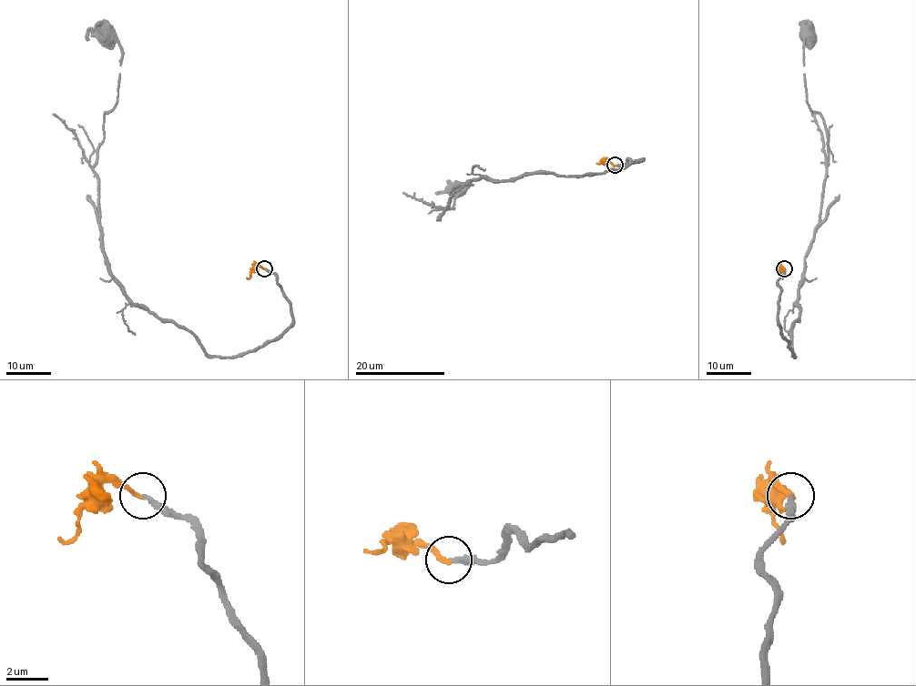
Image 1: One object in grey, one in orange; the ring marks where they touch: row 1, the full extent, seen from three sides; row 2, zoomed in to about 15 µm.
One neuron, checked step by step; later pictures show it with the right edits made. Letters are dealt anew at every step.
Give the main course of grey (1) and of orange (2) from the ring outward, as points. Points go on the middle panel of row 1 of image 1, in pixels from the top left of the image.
1: (615, 166), (643, 158), (582, 176), (475, 178), (456, 186), (444, 209), (452, 209), (472, 185), (457, 189)
2: (615, 166), (606, 161), (596, 163)

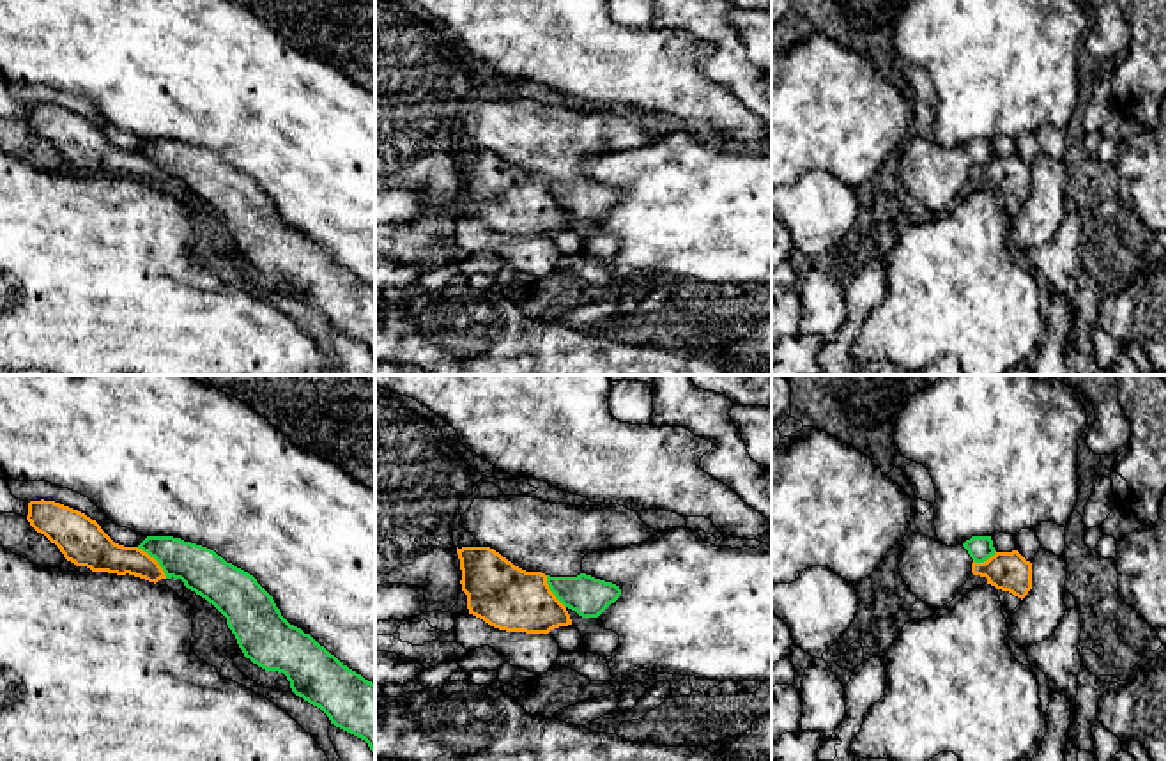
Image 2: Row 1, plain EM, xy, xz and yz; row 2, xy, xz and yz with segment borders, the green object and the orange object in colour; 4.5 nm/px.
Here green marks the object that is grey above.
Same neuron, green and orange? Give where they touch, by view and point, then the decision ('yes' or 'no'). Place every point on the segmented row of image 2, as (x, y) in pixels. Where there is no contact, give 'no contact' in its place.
xy (154, 558) | no

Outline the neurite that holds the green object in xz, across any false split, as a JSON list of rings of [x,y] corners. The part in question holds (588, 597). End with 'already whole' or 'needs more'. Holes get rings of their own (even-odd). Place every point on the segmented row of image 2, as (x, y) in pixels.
[[[526,496],[474,499],[460,526],[526,572],[542,572],[556,598],[582,618],[598,618],[621,589],[582,572],[588,554],[655,538],[635,511],[619,504],[572,506]]]; needs more

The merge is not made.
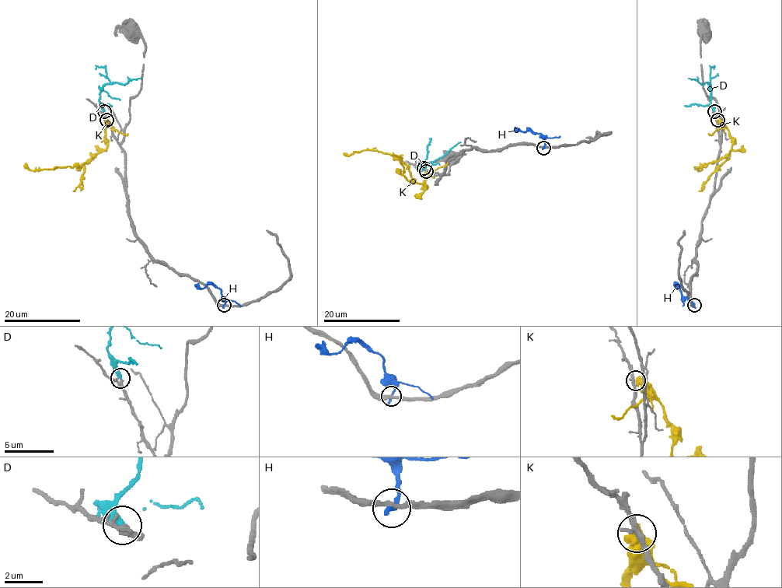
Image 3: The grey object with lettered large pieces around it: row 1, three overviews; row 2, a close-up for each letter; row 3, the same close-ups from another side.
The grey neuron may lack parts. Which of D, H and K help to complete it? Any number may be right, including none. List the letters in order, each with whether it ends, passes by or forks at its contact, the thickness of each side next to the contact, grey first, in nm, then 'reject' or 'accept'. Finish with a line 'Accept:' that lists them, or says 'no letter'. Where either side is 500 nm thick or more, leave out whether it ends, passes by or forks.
D: it ends; calibres 240 and 320 nm; accept
H: it ends; calibres 280 and 280 nm; reject
K: calibres 280 and 650 nm; reject
Accept: D

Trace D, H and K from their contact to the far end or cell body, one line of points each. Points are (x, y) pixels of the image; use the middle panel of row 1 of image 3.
D: (424, 168), (419, 164), (432, 162), (461, 142)
H: (544, 147), (545, 139), (539, 133), (530, 130), (524, 132), (514, 127)
K: (427, 171), (425, 185), (418, 183), (411, 176), (408, 167), (391, 155), (373, 150), (344, 154)

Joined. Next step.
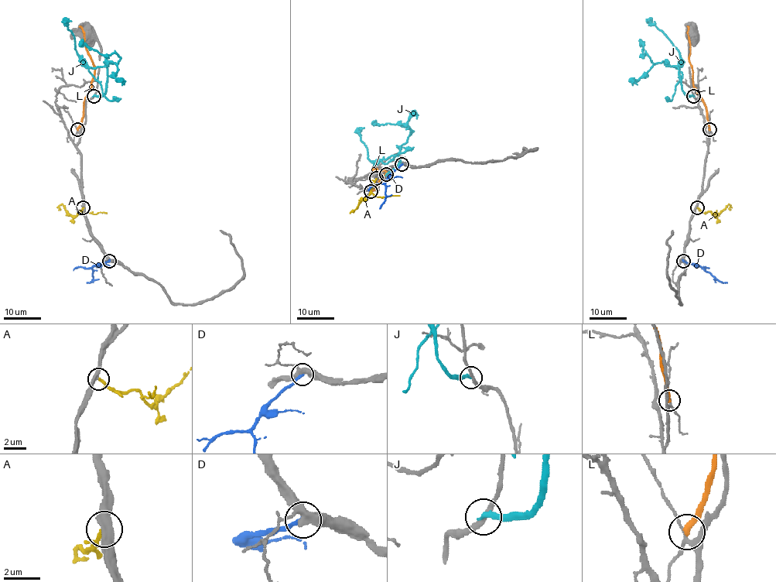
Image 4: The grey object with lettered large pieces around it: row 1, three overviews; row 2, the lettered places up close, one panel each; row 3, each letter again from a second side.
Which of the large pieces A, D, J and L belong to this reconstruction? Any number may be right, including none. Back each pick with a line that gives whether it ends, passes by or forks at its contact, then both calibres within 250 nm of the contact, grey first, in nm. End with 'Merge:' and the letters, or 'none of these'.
A: it ends; calibres 420 and 220 nm
Merge: A

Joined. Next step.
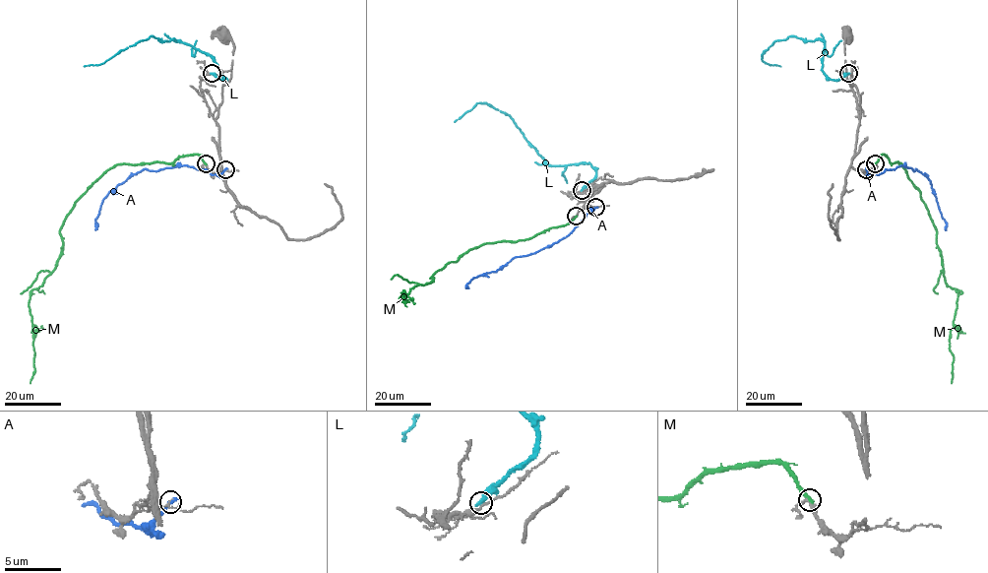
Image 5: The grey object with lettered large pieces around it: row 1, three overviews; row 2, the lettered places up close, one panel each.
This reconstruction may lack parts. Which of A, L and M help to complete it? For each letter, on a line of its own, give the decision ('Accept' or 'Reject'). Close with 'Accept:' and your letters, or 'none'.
A: Reject
L: Reject
M: Reject
Accept: none

